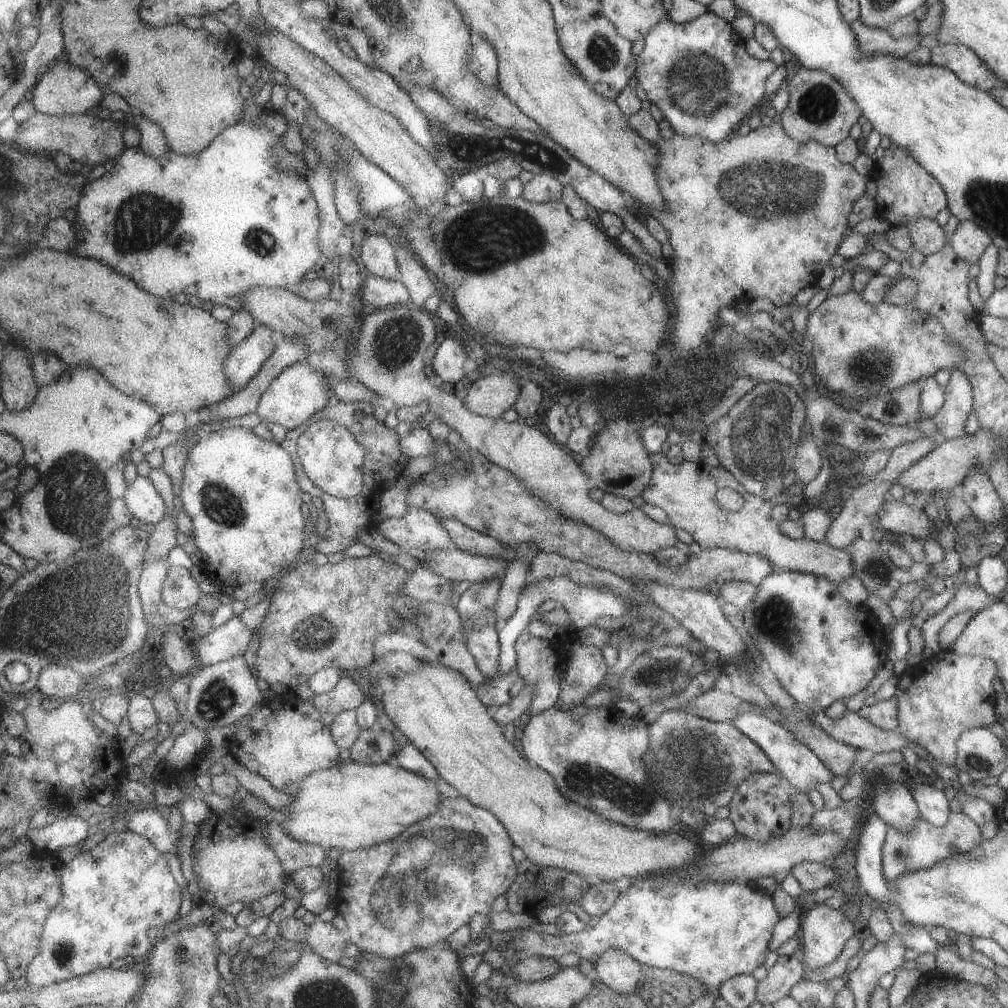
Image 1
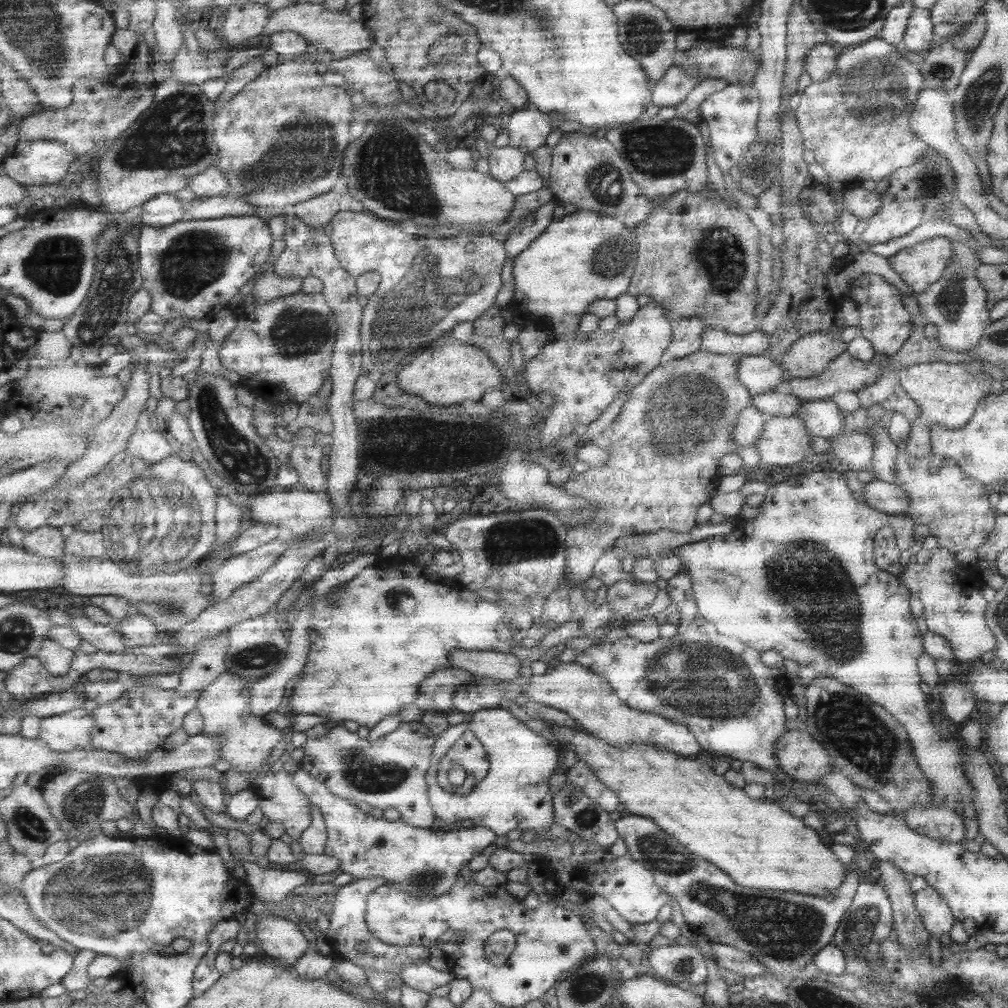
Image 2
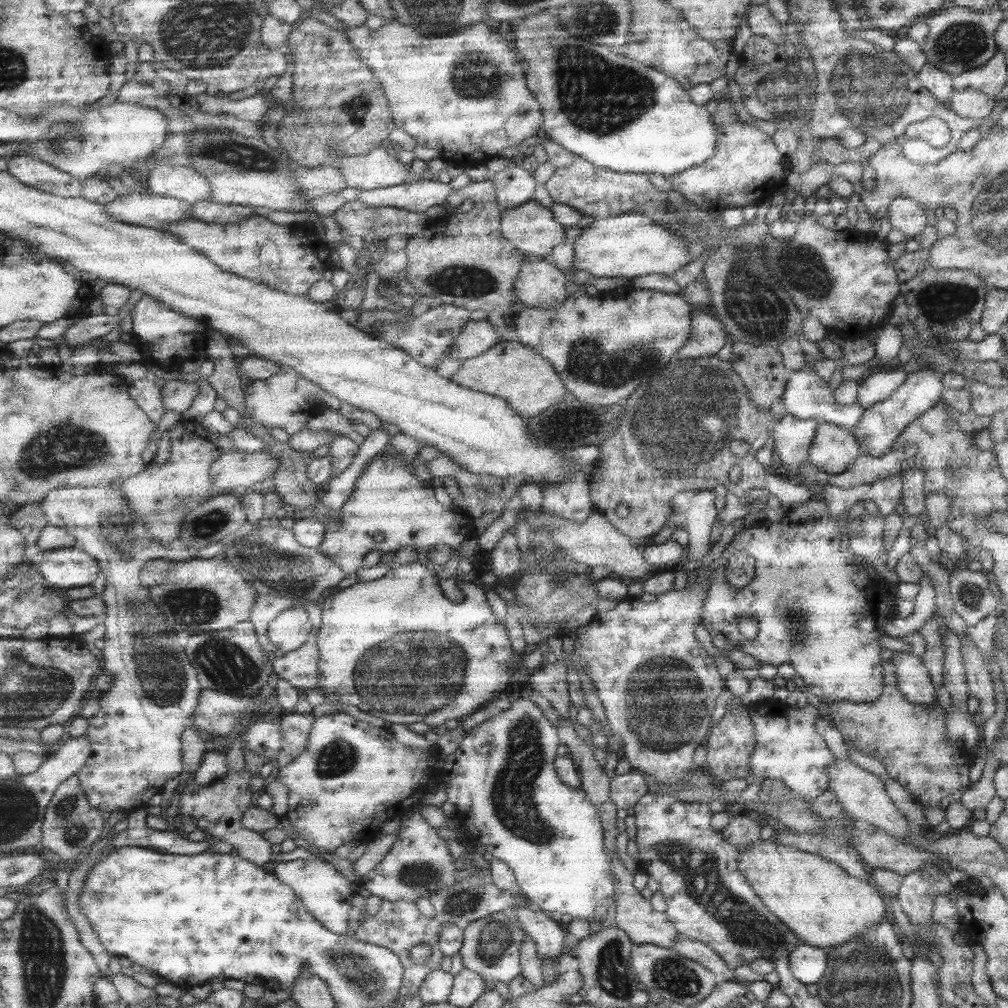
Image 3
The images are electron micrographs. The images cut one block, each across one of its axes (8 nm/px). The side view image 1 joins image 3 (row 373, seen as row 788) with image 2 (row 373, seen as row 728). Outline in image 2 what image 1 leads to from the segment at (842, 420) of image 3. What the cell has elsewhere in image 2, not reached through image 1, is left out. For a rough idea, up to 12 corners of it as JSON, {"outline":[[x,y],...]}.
{"outline":[[767,355],[740,358],[736,377],[751,396],[791,378]]}

